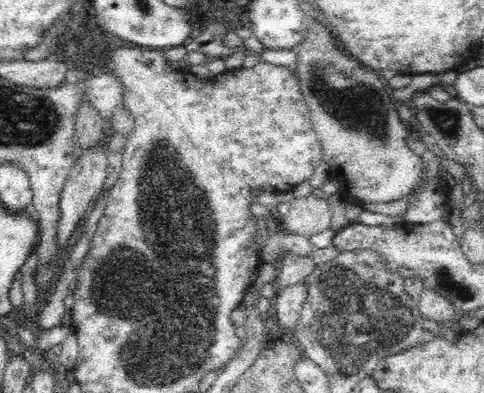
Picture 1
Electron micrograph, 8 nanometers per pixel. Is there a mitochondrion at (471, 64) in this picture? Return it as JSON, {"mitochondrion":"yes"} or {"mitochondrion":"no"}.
{"mitochondrion":"no"}

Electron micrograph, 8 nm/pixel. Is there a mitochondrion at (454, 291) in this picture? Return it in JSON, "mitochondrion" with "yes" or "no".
{"mitochondrion":"yes"}

